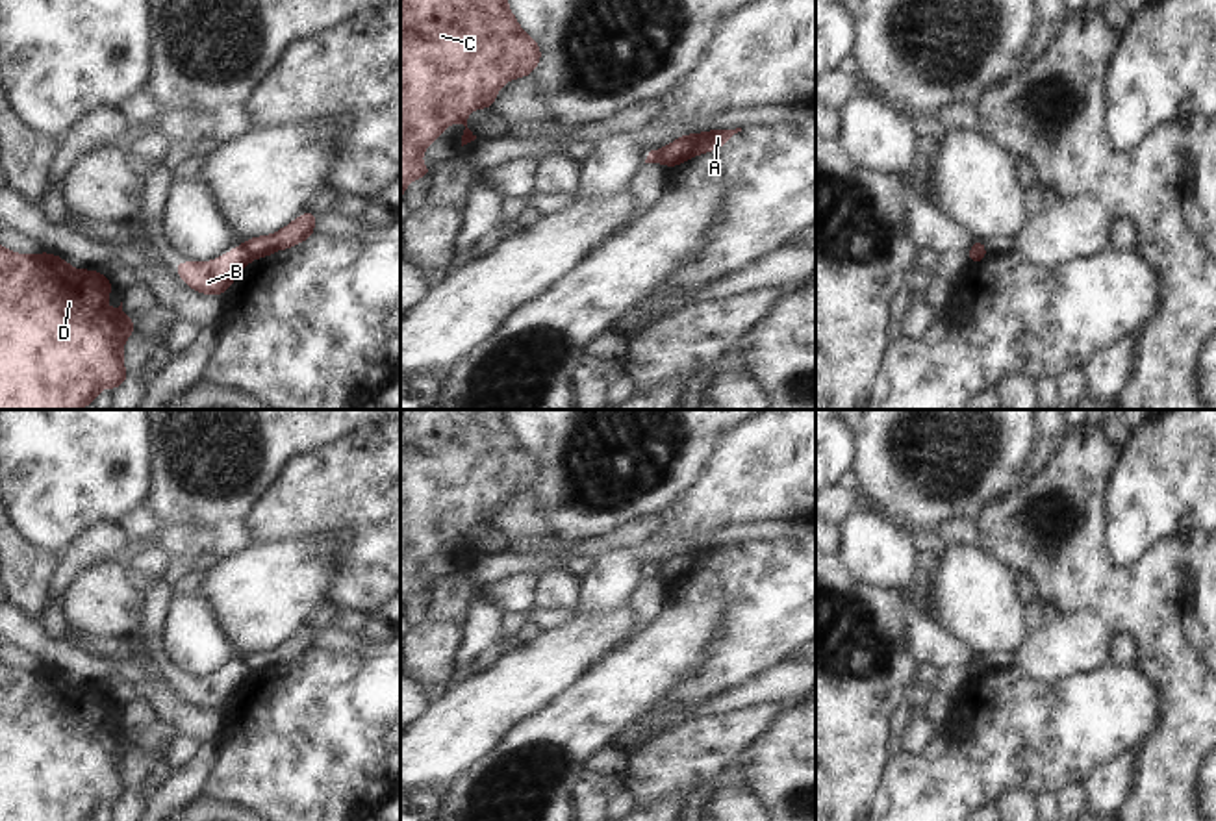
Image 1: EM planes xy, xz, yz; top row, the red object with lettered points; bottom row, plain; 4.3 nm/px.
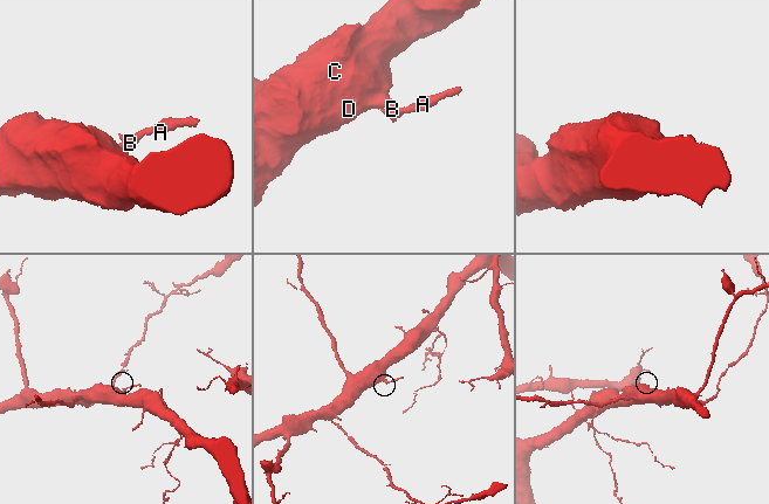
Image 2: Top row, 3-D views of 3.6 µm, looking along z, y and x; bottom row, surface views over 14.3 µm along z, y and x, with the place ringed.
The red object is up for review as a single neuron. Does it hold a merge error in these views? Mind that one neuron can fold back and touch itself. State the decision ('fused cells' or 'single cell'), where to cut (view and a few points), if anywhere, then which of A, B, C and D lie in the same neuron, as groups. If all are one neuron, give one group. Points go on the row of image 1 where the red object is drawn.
fused cells; cut in xy along (241, 245), (253, 256); A / B C D

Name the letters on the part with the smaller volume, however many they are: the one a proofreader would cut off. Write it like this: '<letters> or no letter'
A

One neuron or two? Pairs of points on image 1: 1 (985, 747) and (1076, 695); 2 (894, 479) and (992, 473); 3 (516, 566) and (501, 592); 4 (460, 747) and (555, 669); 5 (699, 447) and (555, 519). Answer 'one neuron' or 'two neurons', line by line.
1: one neuron
2: one neuron
3: two neurons
4: one neuron
5: one neuron

